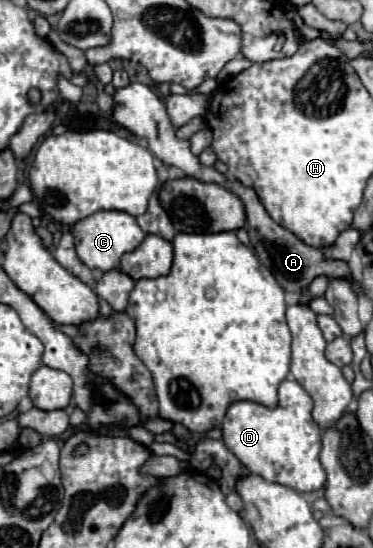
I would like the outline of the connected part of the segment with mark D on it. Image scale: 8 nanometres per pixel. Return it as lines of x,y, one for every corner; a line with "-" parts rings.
286,379
280,383
278,389
278,397
280,403
276,409
268,409
260,403
252,403
252,401
238,401
234,405
230,405
230,409
226,411
224,423
222,423
222,441
224,445
238,457
238,461
254,475
260,475
262,479
266,479
268,483
278,483
284,487
290,487
294,491
316,491
320,487
324,487
326,483
326,471
320,463
320,427
318,423
312,419
312,397
294,381
294,379

